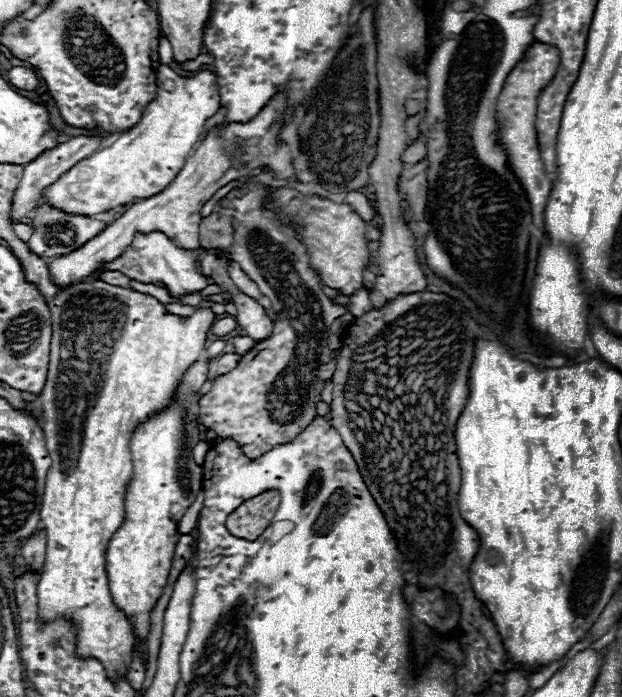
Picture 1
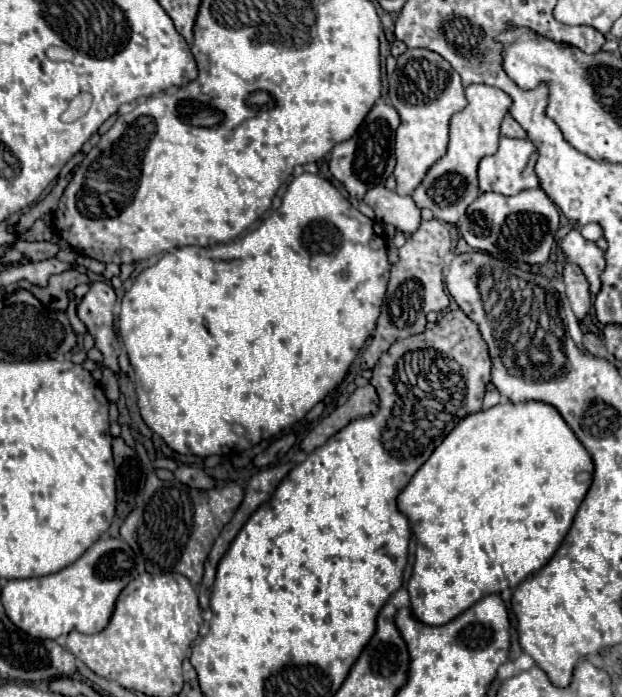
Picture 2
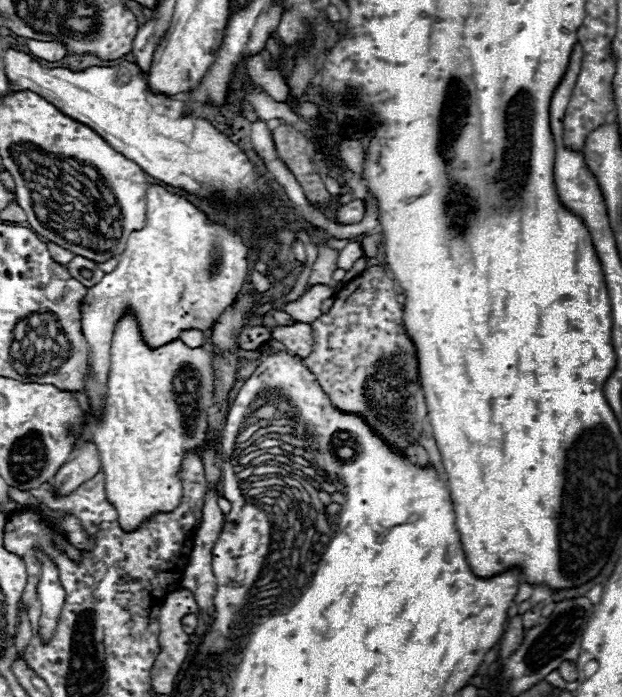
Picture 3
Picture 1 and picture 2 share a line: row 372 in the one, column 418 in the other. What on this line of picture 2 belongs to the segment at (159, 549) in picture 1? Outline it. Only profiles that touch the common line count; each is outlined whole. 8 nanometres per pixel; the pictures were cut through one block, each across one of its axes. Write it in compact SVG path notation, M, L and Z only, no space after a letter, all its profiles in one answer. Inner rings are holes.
M486 84L468 86L466 98L468 106L462 112L454 114L450 120L448 152L426 172L424 180L412 196L418 208L430 208L434 212L434 218L450 224L456 224L458 218L466 212L466 208L478 198L478 162L484 156L496 152L500 140L500 122L512 106L512 98L506 92Z

